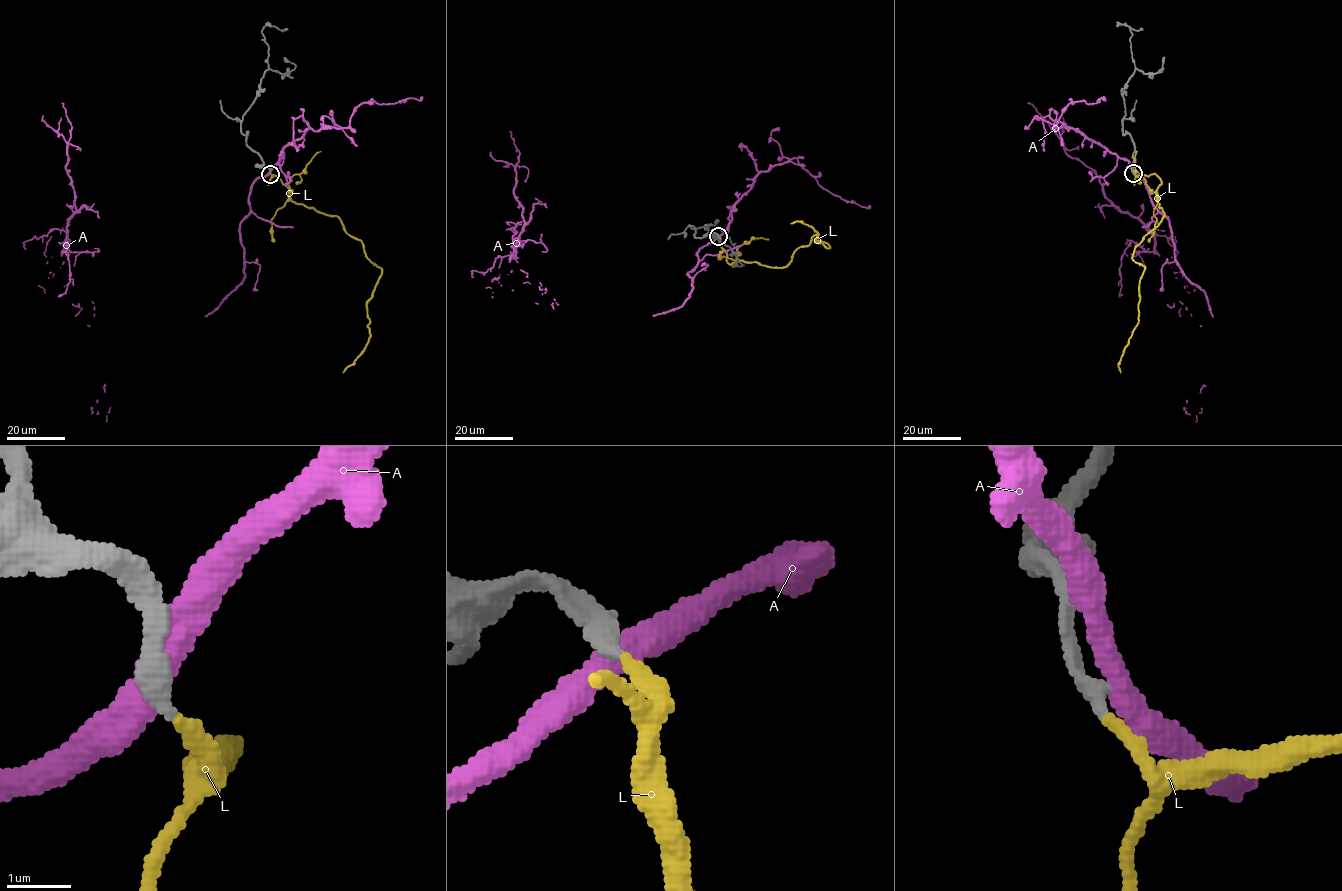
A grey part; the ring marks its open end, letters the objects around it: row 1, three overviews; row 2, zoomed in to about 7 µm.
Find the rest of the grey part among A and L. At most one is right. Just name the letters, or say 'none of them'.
L

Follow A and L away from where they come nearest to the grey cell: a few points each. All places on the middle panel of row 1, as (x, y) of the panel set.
A: (718, 236), (697, 252), (688, 298), (653, 315), (541, 243), (516, 238), (514, 257), (524, 219), (509, 131)
L: (719, 236), (730, 264), (783, 267), (815, 235), (829, 247), (815, 241), (818, 235), (811, 226), (790, 223)

